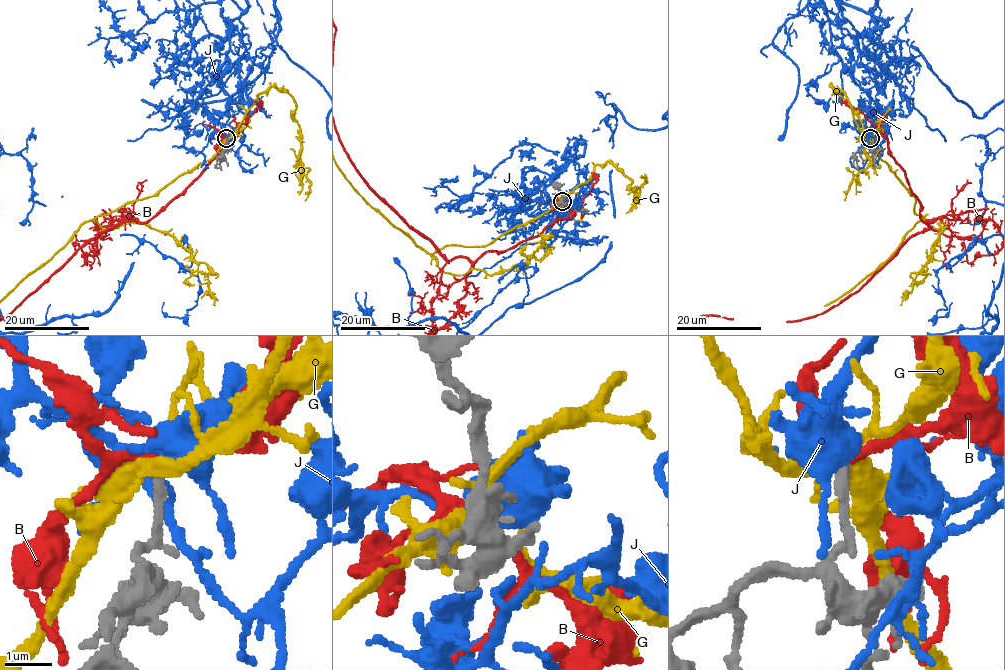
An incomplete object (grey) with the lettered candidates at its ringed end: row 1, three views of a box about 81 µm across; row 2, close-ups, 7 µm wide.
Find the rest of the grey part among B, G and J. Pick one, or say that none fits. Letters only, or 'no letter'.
J

